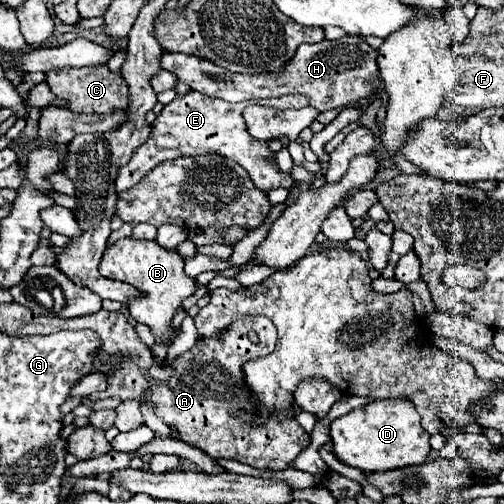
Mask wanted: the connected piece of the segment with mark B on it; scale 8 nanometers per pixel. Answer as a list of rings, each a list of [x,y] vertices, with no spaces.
[[[122,238],[114,246],[108,246],[108,250],[104,252],[100,274],[104,278],[120,280],[134,286],[142,296],[128,300],[130,316],[136,322],[146,324],[158,344],[172,342],[178,332],[178,328],[172,326],[172,318],[182,308],[182,302],[196,292],[196,280],[186,276],[184,260],[178,256],[178,252],[166,252],[164,248],[158,248],[154,240]]]

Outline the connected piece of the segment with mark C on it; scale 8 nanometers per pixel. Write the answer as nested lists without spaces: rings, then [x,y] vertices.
[[[106,64],[96,66],[82,66],[82,68],[60,68],[54,72],[46,72],[46,84],[50,90],[62,98],[68,100],[68,110],[74,114],[106,114],[112,112],[112,108],[126,108],[128,98],[128,84],[122,76],[122,72],[112,72]]]

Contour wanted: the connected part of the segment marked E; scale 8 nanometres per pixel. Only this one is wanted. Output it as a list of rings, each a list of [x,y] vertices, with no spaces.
[[[190,90],[182,96],[178,94],[156,116],[156,122],[152,124],[150,140],[146,140],[146,144],[142,144],[140,148],[136,148],[134,156],[128,160],[128,164],[124,164],[118,170],[116,190],[122,192],[124,188],[138,184],[160,162],[166,162],[170,158],[180,158],[180,156],[198,156],[198,152],[218,152],[226,158],[238,160],[238,164],[242,164],[248,170],[254,184],[264,192],[270,192],[272,188],[280,188],[280,186],[290,190],[294,180],[290,174],[286,174],[278,168],[268,144],[262,144],[260,140],[250,140],[250,134],[246,132],[242,110],[248,104],[252,104],[252,102],[232,104],[232,102],[218,100],[218,98],[212,98],[202,92],[194,92],[194,90]]]

